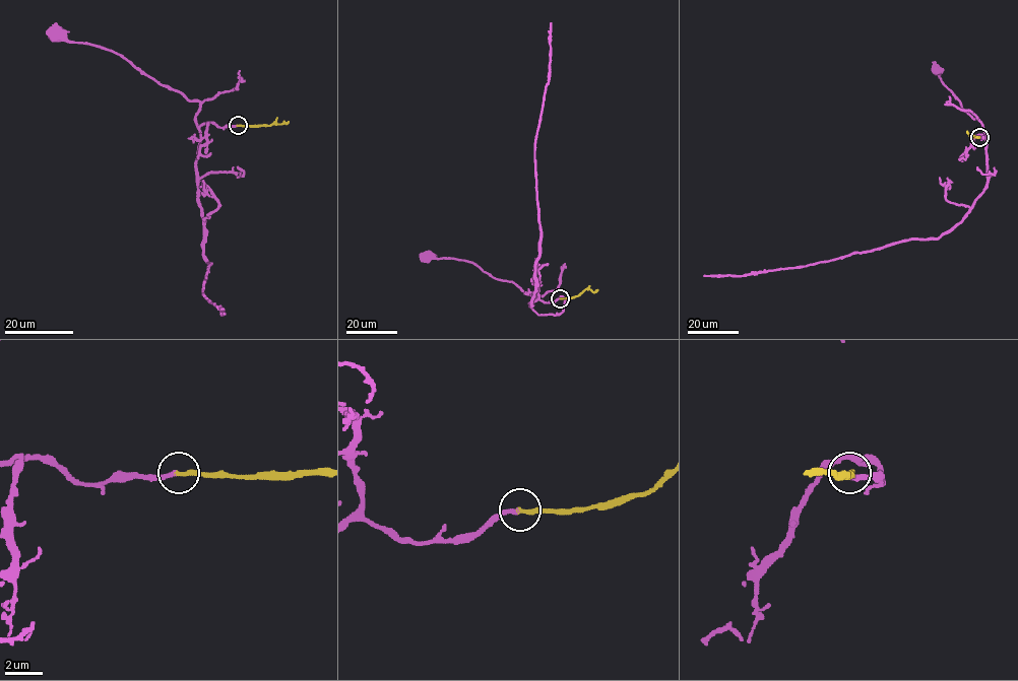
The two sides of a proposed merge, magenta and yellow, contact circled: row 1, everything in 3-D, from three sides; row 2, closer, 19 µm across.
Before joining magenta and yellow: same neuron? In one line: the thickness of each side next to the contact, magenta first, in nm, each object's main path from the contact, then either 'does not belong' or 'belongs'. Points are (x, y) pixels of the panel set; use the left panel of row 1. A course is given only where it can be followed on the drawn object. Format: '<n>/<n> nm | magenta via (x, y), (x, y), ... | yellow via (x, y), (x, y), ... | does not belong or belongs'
240/260 nm | magenta via (237, 125), (197, 126), (200, 103), (162, 85), (112, 51), (66, 42), (57, 33) | yellow via (237, 125), (278, 125), (288, 121) | belongs

